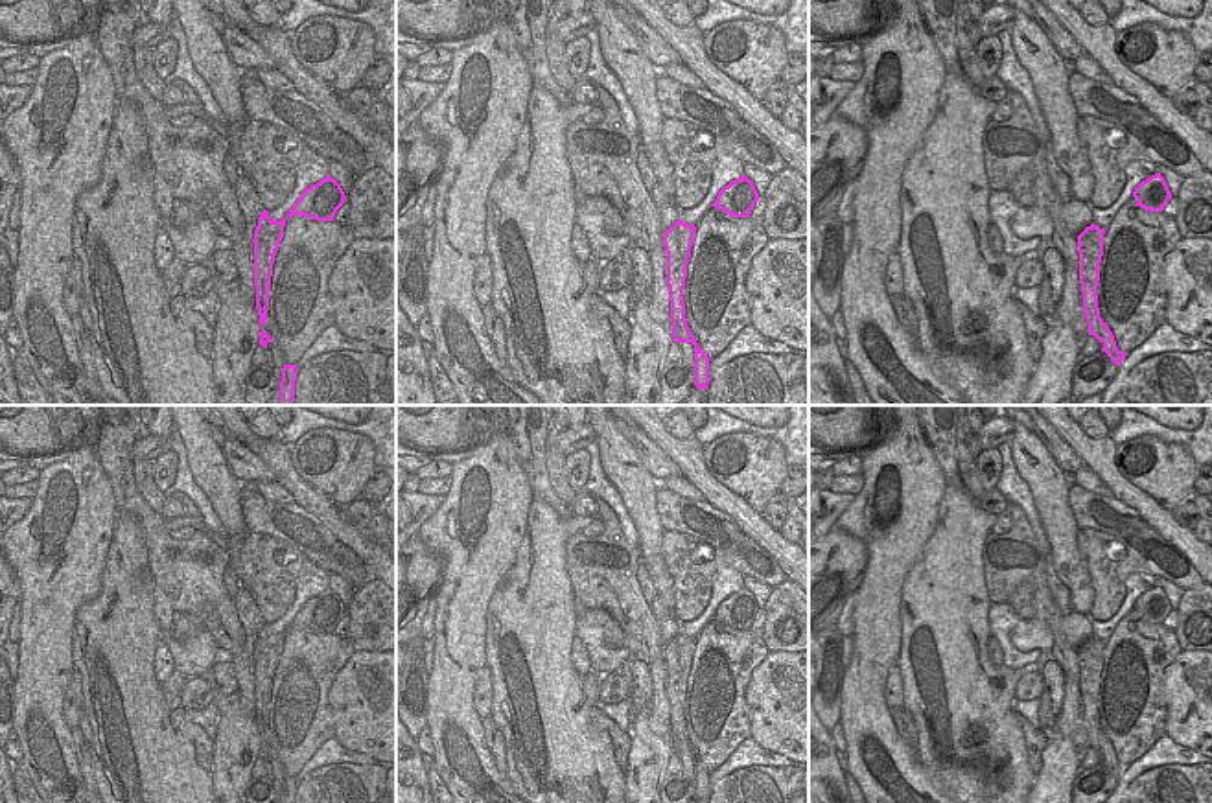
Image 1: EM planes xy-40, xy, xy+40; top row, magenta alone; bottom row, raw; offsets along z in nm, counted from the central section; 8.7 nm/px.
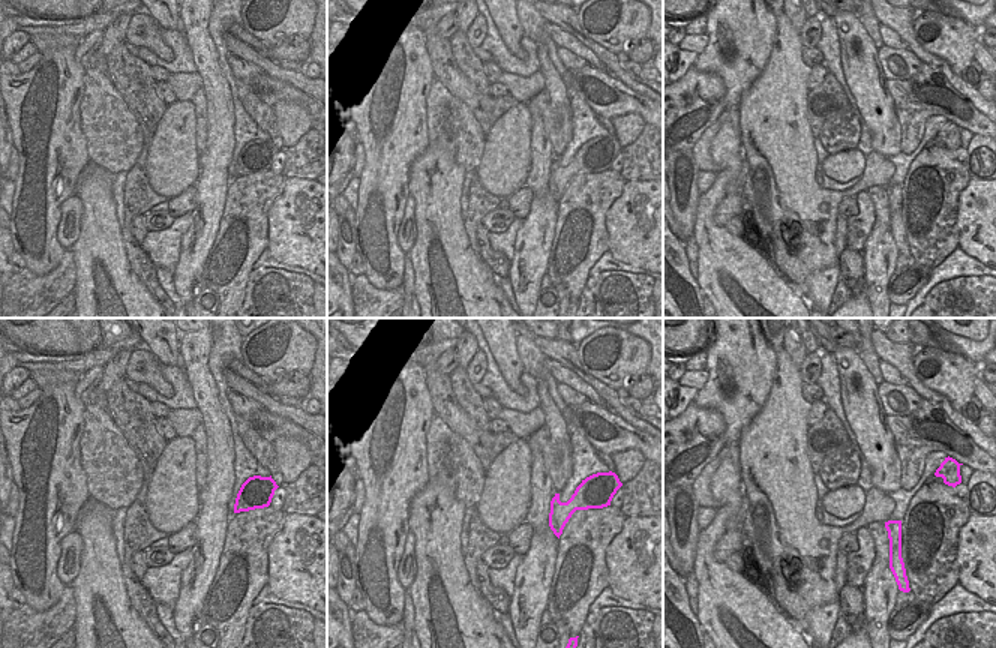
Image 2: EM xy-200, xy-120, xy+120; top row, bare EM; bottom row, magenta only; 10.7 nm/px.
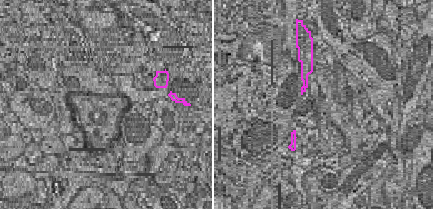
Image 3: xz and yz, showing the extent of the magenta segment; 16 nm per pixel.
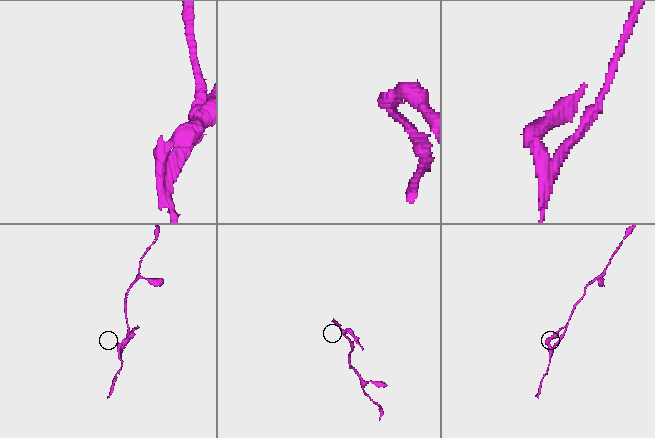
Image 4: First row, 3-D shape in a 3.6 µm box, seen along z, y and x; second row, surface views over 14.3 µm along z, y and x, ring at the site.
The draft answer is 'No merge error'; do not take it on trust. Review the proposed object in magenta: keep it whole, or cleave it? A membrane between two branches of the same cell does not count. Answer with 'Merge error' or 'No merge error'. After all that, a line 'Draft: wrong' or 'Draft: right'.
Merge error
Draft: wrong

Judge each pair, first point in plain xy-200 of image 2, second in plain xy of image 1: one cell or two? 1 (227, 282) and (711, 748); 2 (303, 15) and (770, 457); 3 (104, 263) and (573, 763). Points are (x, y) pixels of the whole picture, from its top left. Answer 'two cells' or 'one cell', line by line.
1: one cell
2: one cell
3: one cell

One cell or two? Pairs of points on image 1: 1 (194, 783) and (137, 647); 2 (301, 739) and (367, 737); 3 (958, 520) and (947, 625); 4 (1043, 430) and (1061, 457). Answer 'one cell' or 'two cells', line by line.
1: one cell
2: two cells
3: one cell
4: one cell

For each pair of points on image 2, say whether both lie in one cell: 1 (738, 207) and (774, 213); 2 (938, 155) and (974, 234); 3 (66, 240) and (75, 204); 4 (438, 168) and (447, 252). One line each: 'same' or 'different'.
1: different
2: different
3: same
4: same

